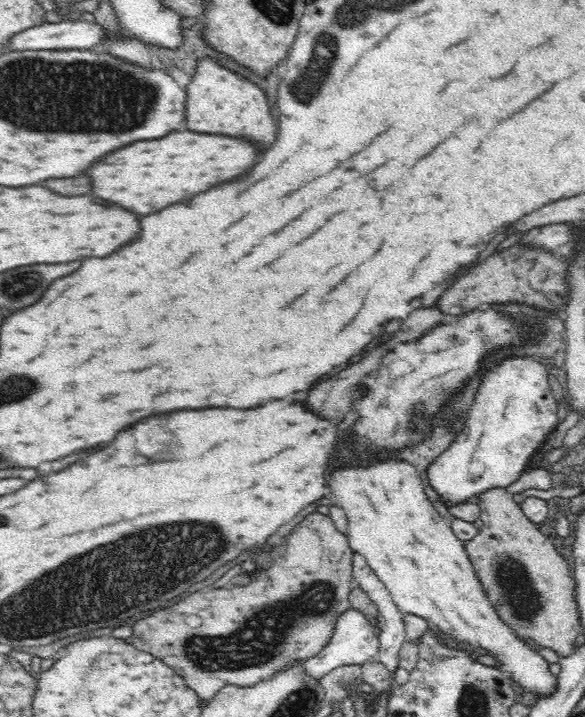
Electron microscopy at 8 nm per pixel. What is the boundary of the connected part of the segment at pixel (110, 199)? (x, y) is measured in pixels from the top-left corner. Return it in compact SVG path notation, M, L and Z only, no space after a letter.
M177 130L158 140L138 140L124 148L110 152L88 168L91 192L107 204L128 208L136 216L152 216L156 208L168 208L168 204L182 204L196 192L208 192L220 184L232 182L256 160L253 144L239 138L208 136L190 130Z

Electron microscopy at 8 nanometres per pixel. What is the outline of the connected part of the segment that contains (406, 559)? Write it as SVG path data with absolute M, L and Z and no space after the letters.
M390 460L382 466L342 467L332 474L328 490L328 500L342 507L346 513L348 525L343 530L350 546L380 577L398 609L403 613L428 616L426 620L434 622L444 634L470 642L476 650L498 656L502 670L510 672L514 676L513 682L522 684L524 688L544 696L558 691L558 680L550 673L548 662L504 624L496 608L492 607L484 585L476 576L476 568L464 552L464 542L452 530L452 519L442 517L434 501L428 498L428 484L424 483L424 476L416 466L406 460Z

